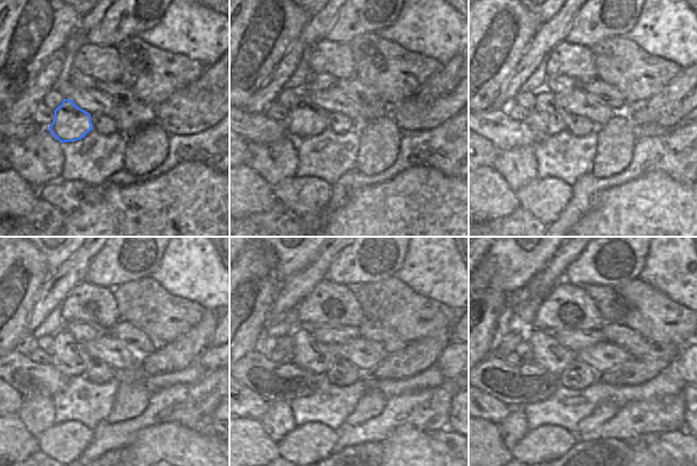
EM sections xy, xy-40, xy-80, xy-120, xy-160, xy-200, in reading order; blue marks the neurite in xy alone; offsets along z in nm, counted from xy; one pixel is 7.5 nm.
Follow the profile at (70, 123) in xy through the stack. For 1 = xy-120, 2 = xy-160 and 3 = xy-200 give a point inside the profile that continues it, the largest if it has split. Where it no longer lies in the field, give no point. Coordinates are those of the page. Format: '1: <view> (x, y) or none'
1: xy-120 (72, 358)
2: xy-160 (310, 354)
3: xy-200 (548, 353)

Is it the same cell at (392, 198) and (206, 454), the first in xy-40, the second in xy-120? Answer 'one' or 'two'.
one

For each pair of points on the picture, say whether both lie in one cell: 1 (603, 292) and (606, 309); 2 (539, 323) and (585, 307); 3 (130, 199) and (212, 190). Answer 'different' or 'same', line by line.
1: same
2: same
3: same

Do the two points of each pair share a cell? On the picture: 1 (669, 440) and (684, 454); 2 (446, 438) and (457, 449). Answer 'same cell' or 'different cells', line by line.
1: same cell
2: same cell

